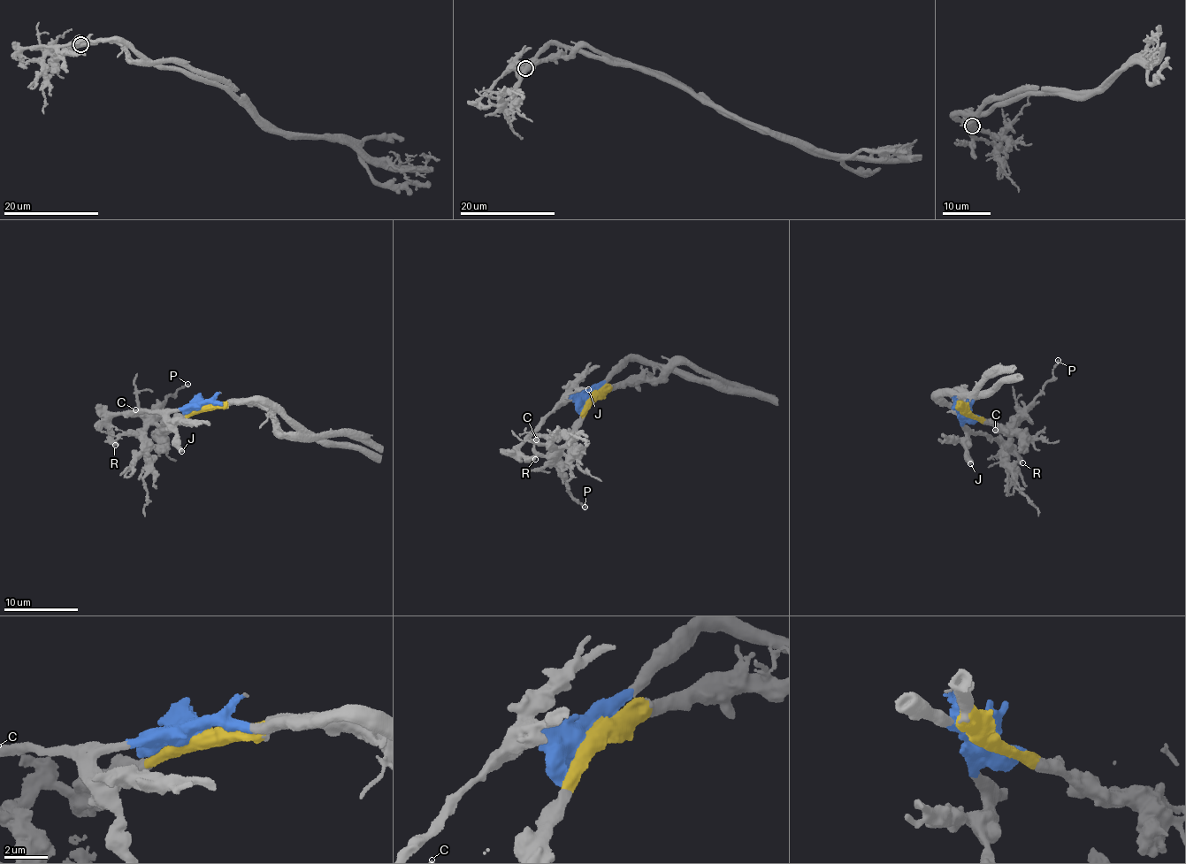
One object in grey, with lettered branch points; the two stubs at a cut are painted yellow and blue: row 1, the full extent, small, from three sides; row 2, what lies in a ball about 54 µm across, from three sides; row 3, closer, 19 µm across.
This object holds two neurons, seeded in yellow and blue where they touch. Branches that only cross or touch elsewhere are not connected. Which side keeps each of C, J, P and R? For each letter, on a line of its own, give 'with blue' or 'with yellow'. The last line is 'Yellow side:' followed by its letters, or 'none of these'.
C: with yellow
J: with blue
P: with yellow
R: with blue
Yellow side: C, P

